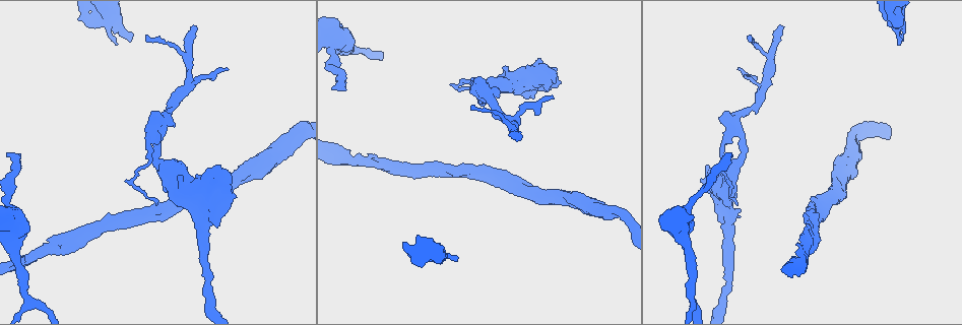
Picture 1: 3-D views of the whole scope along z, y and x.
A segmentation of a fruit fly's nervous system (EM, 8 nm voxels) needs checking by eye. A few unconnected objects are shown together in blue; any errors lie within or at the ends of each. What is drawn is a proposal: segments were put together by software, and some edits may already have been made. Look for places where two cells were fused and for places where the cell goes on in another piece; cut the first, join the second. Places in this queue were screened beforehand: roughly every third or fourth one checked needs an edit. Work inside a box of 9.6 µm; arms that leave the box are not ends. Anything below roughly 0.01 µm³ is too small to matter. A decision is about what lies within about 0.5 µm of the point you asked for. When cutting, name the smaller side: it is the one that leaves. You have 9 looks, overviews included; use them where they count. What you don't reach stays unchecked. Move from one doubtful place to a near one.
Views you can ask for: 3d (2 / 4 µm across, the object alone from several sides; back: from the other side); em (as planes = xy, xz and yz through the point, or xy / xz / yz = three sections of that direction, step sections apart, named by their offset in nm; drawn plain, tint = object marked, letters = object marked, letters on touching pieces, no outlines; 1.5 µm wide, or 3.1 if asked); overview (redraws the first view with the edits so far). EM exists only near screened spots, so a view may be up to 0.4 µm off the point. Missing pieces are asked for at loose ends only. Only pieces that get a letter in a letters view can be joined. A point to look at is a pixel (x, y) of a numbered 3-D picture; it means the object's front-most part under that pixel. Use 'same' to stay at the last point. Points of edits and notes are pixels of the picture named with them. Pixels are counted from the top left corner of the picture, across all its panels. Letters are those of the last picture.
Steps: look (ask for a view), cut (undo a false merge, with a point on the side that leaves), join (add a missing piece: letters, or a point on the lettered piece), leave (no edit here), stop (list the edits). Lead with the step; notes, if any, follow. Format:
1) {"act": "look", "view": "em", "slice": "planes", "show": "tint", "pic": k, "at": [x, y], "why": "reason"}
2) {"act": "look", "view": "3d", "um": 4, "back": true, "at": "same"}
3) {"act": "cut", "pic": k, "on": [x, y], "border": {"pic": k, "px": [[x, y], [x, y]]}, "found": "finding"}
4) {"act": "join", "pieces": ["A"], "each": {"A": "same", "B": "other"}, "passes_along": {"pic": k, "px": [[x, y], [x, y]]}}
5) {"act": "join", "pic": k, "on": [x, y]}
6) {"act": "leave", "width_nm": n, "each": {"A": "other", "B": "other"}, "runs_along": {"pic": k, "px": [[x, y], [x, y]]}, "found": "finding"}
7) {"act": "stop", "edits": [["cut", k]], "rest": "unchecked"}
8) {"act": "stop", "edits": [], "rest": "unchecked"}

{"act": "look", "view": "3d", "um": 4, "pic": 1, "at": [730, 158], "why": "free end"}

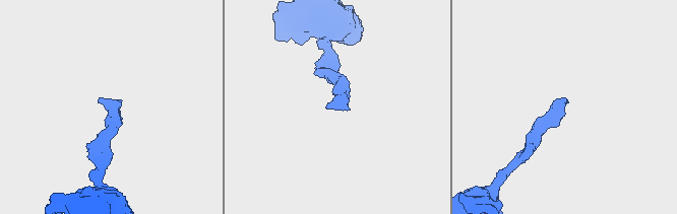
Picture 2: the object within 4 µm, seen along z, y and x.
{"act": "look", "view": "em", "slice": "planes", "show": "tint", "pic": 2, "at": [565, 101]}

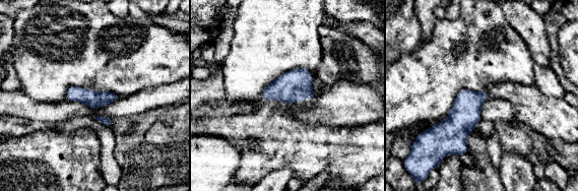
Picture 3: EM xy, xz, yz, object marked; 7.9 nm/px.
{"act": "look", "view": "em", "slice": "planes", "show": "letters", "at": "same", "why": "what lies round it"}

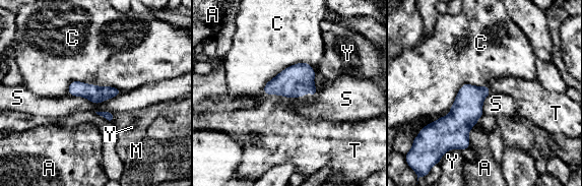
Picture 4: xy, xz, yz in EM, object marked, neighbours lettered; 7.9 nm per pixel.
{"act": "join", "pieces": ["T"], "each": {"A": "other", "C": "other", "M": "other", "S": "other", "T": "same", "Y": "other"}, "passes_along": {"pic": 4, "px": [[297, 80], [276, 94], [277, 125]]}, "found": "the cell continues"}

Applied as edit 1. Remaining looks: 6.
{"act": "look", "view": "overview", "why": "see it whole again"}

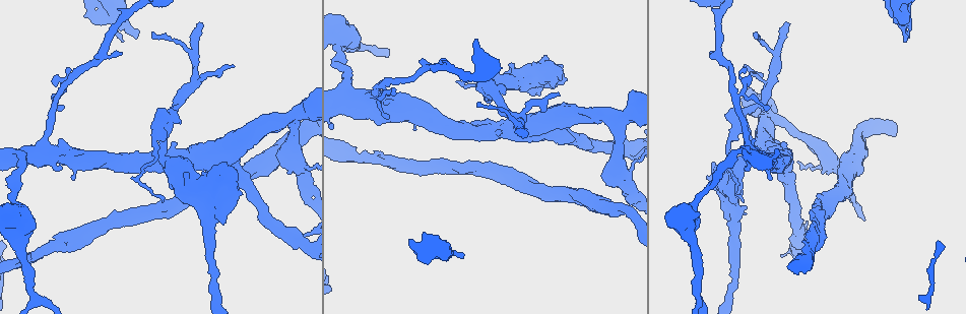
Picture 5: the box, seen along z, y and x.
{"act": "look", "view": "3d", "um": 2, "pic": 5, "at": [527, 135], "why": "an open end"}

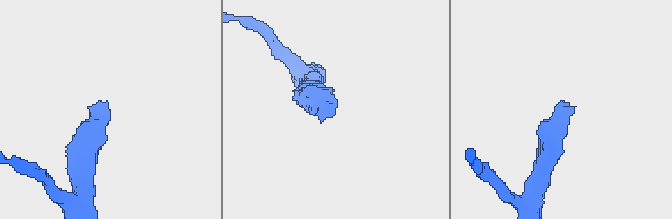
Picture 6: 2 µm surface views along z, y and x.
{"act": "look", "view": "em", "slice": "planes", "show": "letters", "pic": 6, "at": [565, 102]}

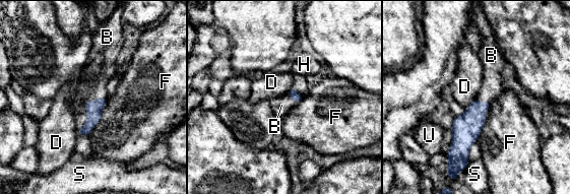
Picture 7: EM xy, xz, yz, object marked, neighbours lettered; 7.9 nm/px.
{"act": "join", "pieces": ["B"], "each": {"B": "same", "D": "other", "F": "other", "H": "other", "S": "other", "U": "other"}, "passes_along": {"pic": 7, "px": [[93, 109], [85, 107], [85, 92]]}, "found": "it goes on there"}

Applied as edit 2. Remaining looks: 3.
{"act": "look", "view": "overview", "why": "redraw"}

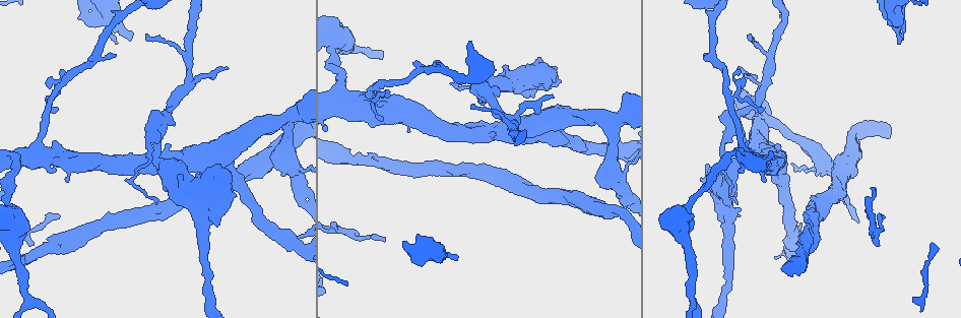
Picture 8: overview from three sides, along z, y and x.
{"act": "look", "view": "em", "slice": "yz", "step": 4, "show": "letters", "pic": 8, "at": [191, 86], "why": "branch point"}

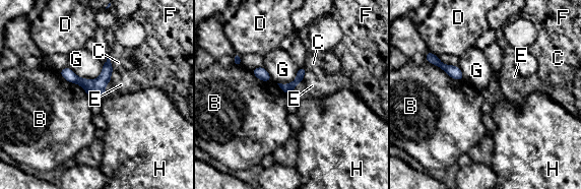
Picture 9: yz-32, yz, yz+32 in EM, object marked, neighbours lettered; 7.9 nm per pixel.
{"act": "leave", "each": {"B": "other", "C": "other", "D": "other", "E": "other", "F": "other", "G": "other", "H": "other"}, "runs_along": {"pic": 9, "px": [[110, 68], [97, 83], [63, 72]]}, "found": "one cell here"}

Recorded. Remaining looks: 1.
{"act": "stop", "edits": [["join", 4], ["join", 7]], "rest": "unchecked"}

